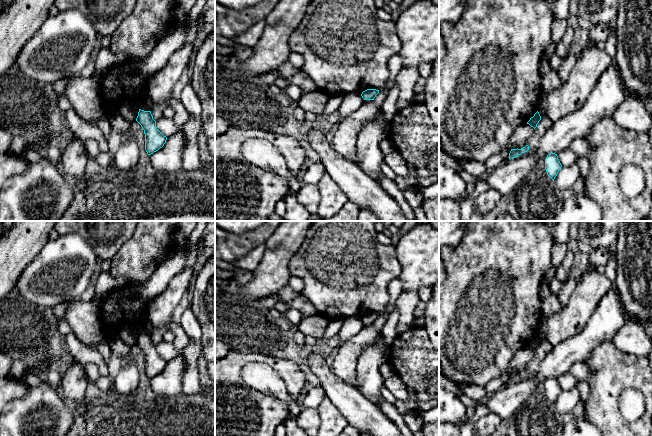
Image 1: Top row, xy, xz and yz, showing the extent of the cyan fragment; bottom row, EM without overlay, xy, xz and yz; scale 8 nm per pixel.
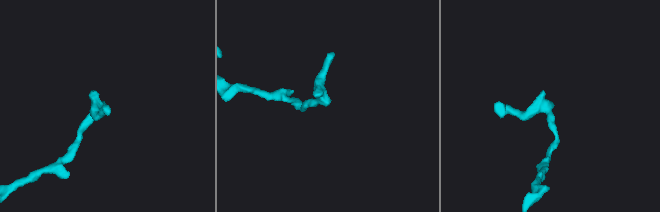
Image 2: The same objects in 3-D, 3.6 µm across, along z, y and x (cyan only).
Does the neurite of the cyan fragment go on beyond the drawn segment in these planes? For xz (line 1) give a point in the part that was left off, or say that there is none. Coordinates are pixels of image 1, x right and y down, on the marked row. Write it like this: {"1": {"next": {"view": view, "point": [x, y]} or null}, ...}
{"1": {"next": null}}

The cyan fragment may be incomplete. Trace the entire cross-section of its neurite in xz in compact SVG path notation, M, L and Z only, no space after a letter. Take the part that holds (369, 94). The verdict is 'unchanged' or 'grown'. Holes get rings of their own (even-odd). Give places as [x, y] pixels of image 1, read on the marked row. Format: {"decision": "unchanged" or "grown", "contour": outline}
{"decision": "unchanged", "contour": "M367 89L362 92L361 96L364 100L374 100L376 95L379 93L379 90L376 89Z"}

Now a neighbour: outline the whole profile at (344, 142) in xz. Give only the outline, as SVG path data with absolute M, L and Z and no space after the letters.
M364 100L361 107L339 123L332 141L333 149L342 157L357 163L357 140L362 127L374 121L381 109L373 100Z

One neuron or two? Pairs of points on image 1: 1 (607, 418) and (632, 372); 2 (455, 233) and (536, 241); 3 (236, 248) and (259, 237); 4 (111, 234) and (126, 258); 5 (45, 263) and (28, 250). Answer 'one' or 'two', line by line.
1: one
2: two
3: one
4: two
5: two

